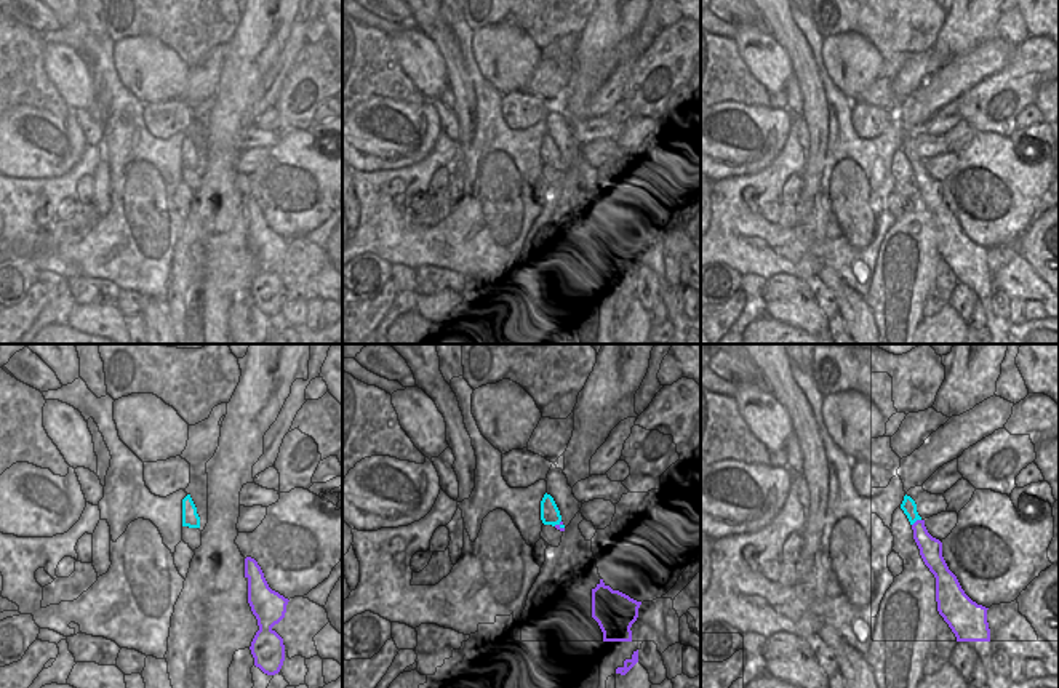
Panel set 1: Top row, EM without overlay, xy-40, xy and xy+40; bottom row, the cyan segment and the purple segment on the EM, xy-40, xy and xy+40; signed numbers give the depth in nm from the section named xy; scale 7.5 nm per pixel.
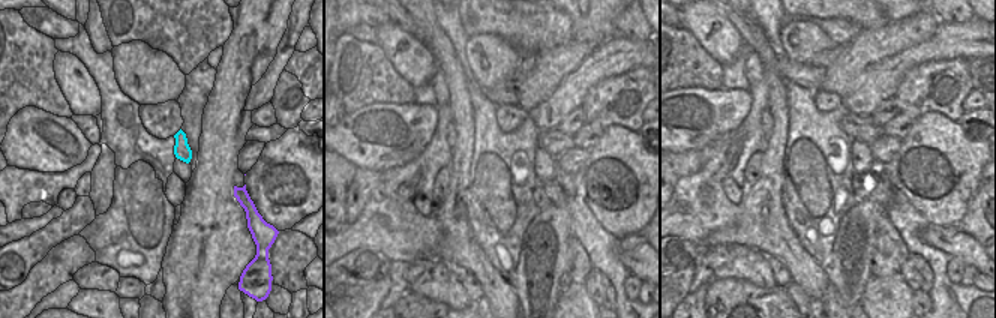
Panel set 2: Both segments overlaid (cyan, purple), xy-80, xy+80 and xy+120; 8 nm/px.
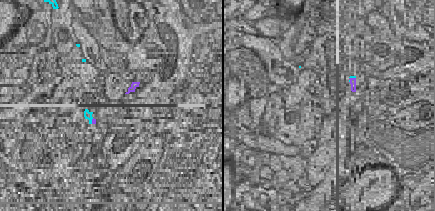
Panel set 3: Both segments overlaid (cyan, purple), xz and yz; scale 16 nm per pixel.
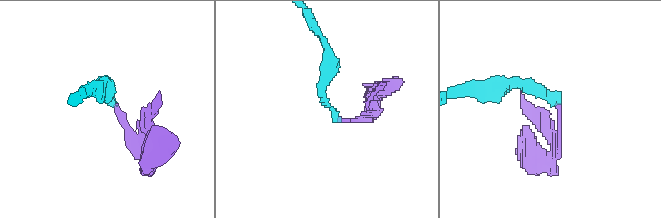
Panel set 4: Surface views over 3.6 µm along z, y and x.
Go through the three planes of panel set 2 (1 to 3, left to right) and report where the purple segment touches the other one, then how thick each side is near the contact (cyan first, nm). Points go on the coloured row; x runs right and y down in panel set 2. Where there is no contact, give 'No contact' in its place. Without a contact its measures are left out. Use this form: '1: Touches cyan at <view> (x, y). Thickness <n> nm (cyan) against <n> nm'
1: No contact
2: No contact
3: No contact.

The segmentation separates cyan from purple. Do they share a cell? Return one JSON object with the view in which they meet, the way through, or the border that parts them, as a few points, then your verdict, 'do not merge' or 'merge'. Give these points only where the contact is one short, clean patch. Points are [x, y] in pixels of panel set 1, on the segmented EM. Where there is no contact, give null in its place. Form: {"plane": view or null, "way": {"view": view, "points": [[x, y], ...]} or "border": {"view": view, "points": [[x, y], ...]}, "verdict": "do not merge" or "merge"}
{"plane": "xy+40", "border": {"view": "xy+40", "points": [[920, 519], [912, 525]]}, "verdict": "do not merge"}

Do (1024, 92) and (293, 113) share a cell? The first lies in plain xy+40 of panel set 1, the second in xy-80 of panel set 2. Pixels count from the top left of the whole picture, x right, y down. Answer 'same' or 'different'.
same

